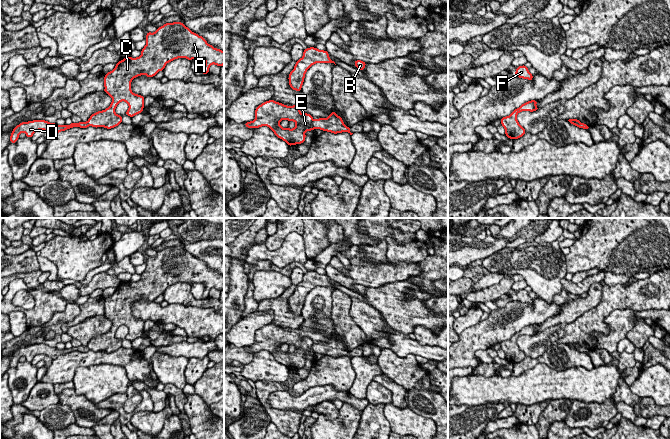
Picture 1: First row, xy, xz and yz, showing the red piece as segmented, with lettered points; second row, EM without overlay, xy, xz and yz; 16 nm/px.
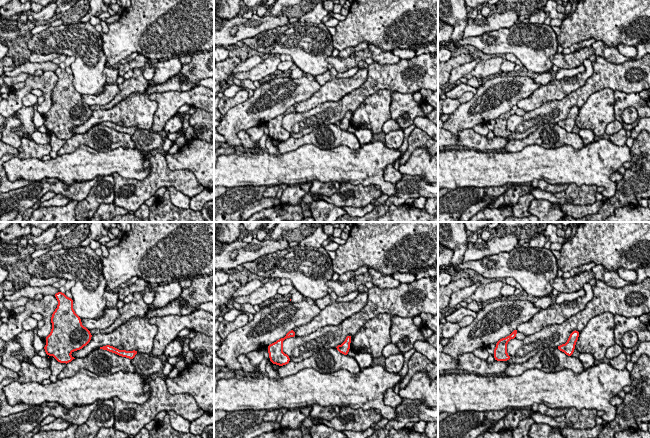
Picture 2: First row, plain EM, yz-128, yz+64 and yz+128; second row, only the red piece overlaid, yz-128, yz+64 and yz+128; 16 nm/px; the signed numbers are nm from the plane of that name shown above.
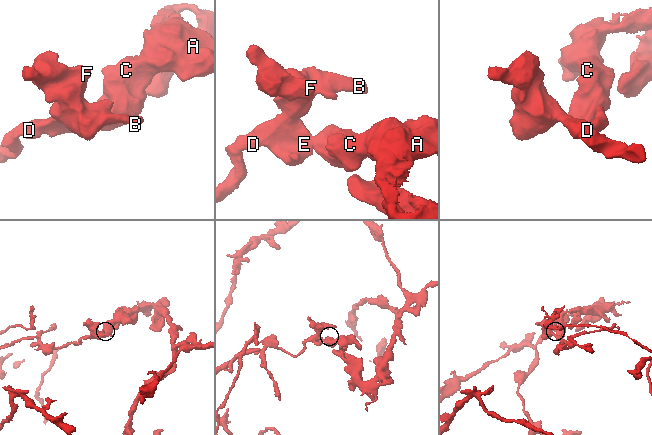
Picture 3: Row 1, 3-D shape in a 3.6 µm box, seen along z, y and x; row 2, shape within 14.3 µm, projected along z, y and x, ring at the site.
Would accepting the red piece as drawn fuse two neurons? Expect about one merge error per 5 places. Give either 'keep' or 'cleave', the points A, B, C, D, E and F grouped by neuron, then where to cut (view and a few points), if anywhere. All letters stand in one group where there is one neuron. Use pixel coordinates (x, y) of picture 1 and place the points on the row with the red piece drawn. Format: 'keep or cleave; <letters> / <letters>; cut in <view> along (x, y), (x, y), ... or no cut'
cleave; A C / B D E F; cut in xz along (312, 120), (314, 128)

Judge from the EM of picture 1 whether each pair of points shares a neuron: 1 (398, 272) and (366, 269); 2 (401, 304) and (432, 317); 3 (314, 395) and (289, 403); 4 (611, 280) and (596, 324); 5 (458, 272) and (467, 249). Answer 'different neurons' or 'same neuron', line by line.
1: same neuron
2: same neuron
3: same neuron
4: different neurons
5: different neurons

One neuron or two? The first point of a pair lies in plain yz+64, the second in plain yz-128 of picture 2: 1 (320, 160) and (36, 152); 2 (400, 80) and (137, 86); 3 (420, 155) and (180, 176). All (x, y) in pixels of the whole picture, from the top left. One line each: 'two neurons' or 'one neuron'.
1: two neurons
2: two neurons
3: two neurons

